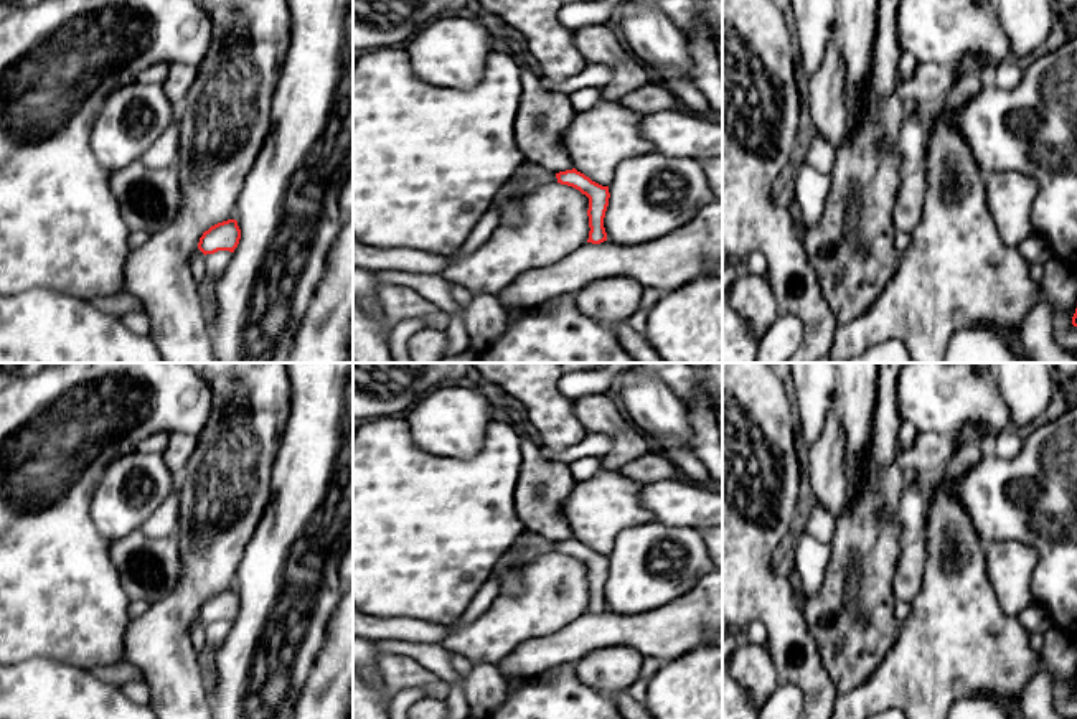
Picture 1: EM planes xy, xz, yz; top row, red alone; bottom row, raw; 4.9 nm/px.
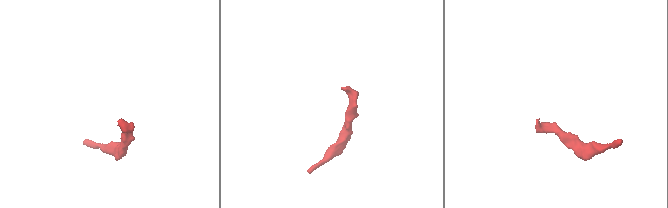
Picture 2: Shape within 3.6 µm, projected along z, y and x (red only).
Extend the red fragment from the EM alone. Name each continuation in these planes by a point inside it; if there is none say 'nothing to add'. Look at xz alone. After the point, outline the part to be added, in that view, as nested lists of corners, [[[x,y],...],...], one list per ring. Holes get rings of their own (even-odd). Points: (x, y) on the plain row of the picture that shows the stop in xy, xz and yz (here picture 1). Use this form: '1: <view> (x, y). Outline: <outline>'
1: xz (508, 568). Outline: [[[523,533],[520,541],[523,546],[515,552],[511,547],[496,561],[491,576],[501,579],[500,594],[516,597],[523,590],[521,574],[526,564],[536,557],[557,552],[556,543],[536,533]]]

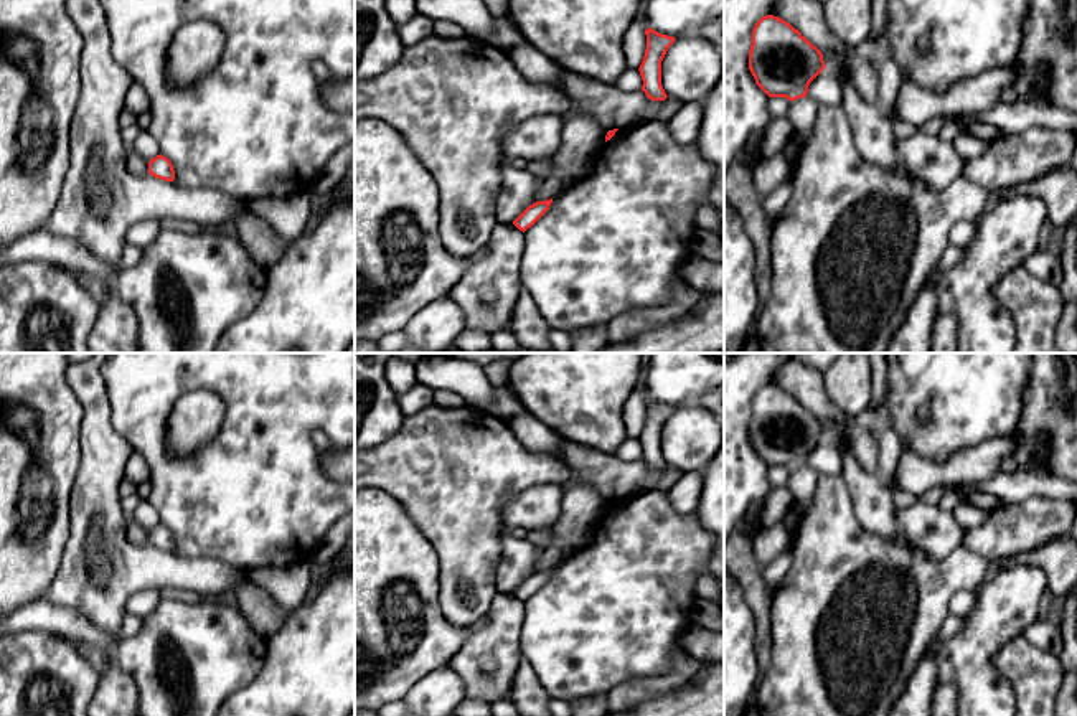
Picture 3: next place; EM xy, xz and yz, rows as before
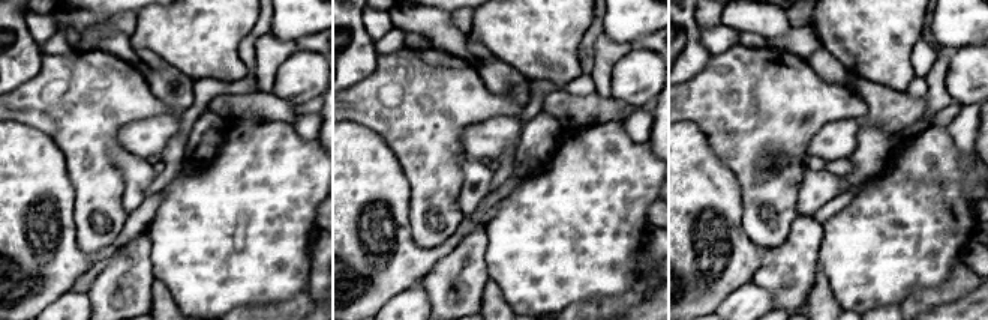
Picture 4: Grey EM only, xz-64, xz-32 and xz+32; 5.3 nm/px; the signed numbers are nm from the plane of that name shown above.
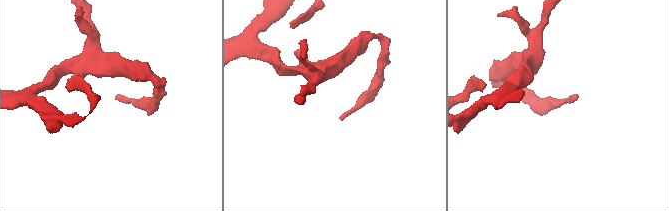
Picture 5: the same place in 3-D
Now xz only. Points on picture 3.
nothing to add

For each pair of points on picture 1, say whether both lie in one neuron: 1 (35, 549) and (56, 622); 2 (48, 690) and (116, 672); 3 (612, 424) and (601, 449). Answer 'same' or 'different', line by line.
1: same
2: different
3: different

